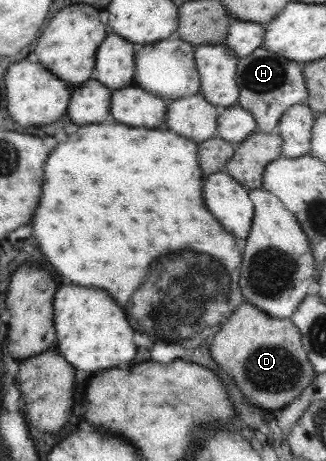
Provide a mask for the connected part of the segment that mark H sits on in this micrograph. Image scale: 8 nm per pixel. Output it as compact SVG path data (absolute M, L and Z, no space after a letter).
M258 47L237 59L235 84L239 94L238 105L248 110L254 118L256 132L275 133L279 117L294 104L304 103L307 91L302 76L302 65L288 61L276 53Z

